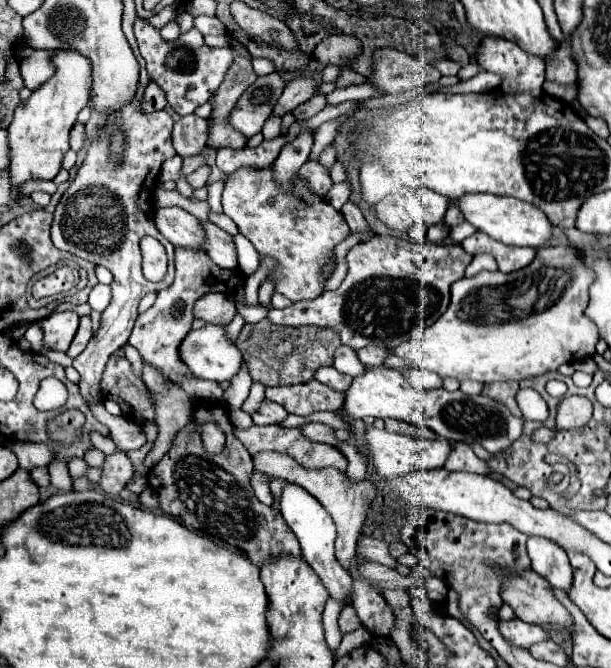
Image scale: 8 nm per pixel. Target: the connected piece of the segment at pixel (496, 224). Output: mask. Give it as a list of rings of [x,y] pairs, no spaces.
[[[472,194],[456,200],[458,208],[462,210],[464,218],[476,226],[476,230],[486,232],[494,240],[500,240],[510,246],[530,246],[530,248],[540,248],[552,238],[552,224],[546,218],[546,214],[524,200],[518,198],[502,198],[494,194]]]

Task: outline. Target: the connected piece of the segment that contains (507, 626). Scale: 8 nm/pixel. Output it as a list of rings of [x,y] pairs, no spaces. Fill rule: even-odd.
[[[512,618],[512,620],[502,620],[500,622],[500,632],[504,636],[504,640],[508,640],[510,644],[516,644],[518,648],[530,648],[536,642],[542,640],[550,640],[550,632],[538,624],[526,624],[520,618]]]

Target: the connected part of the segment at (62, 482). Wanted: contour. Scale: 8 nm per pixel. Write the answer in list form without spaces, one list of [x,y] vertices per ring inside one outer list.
[[[54,460],[48,466],[48,474],[50,474],[50,484],[58,490],[72,490],[72,482],[70,482],[70,474],[68,474],[68,466],[66,462]]]

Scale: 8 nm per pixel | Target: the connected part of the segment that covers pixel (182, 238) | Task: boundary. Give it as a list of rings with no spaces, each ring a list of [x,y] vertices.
[[[166,206],[166,208],[156,208],[154,210],[154,220],[158,232],[172,242],[174,246],[184,246],[184,248],[202,248],[204,242],[204,230],[192,214],[178,206]]]

